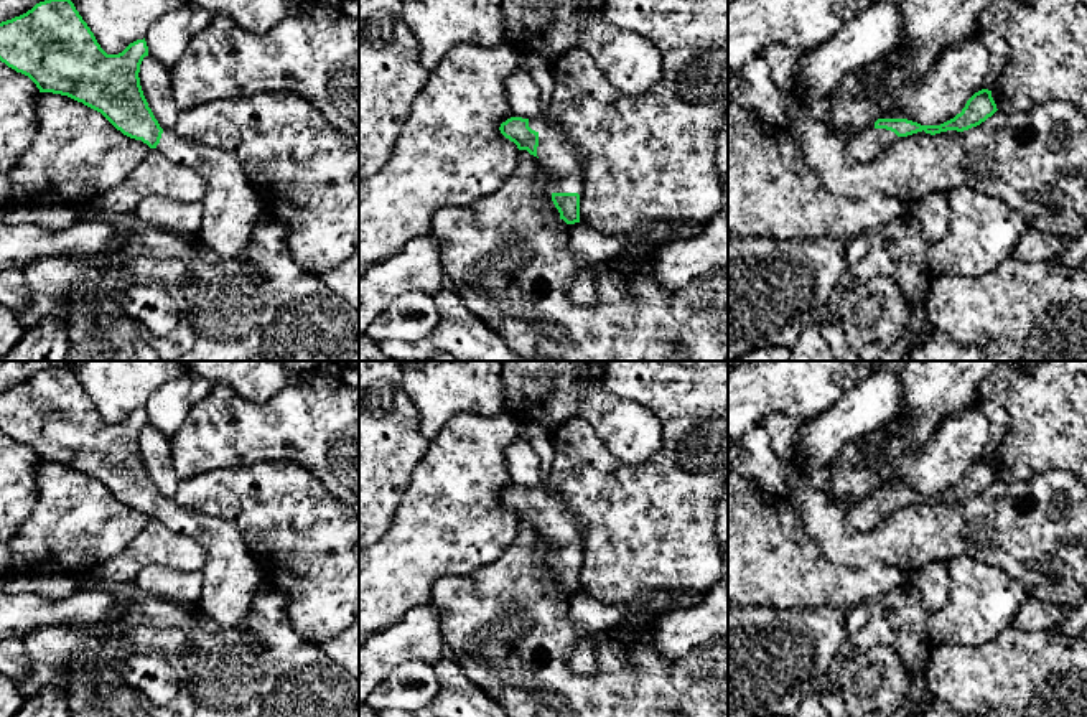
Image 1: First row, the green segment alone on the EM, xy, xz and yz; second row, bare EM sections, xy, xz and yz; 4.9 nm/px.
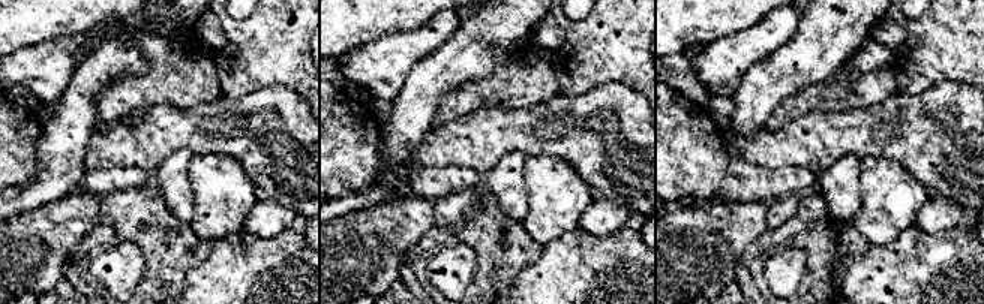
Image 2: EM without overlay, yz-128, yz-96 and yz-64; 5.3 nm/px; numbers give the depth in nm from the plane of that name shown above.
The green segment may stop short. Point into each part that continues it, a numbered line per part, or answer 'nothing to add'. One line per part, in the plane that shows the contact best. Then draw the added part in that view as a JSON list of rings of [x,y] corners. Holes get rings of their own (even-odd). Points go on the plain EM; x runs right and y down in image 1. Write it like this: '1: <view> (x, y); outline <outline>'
1: xz (560, 526); outline [[[545,483],[529,488],[529,496],[539,503],[537,526],[547,534],[552,562],[581,562],[583,542],[580,524],[565,508],[558,493]]]

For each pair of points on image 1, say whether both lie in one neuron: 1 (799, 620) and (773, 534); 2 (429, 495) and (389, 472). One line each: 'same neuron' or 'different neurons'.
1: different neurons
2: different neurons

